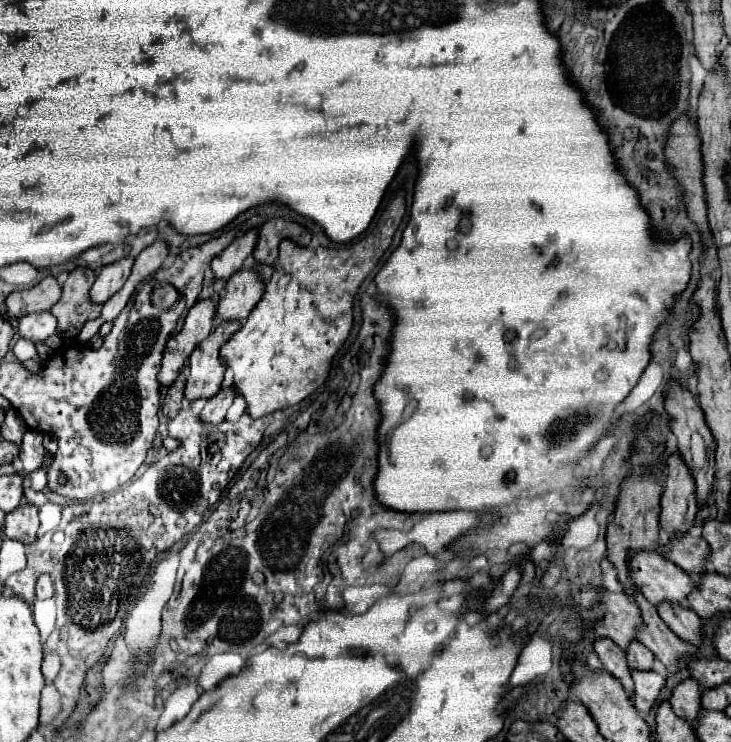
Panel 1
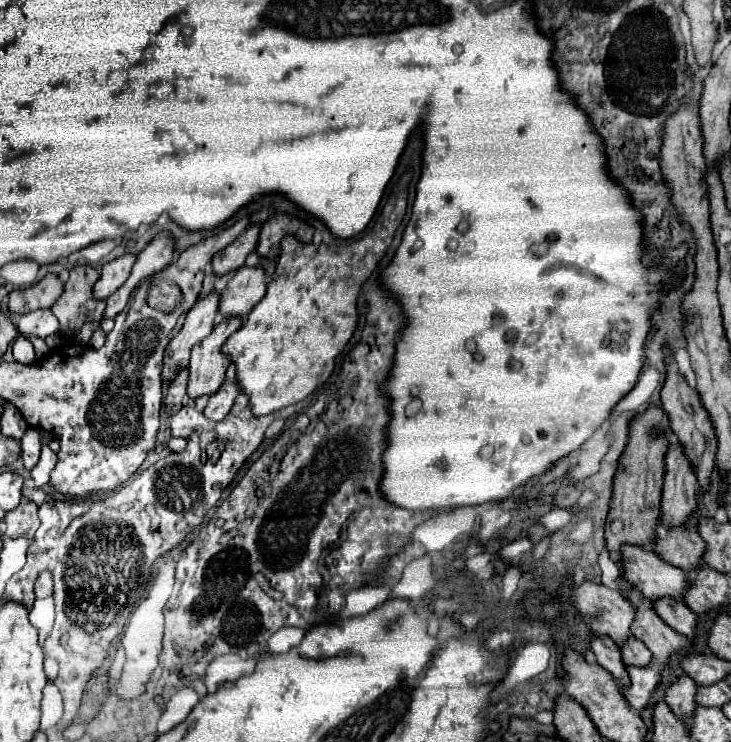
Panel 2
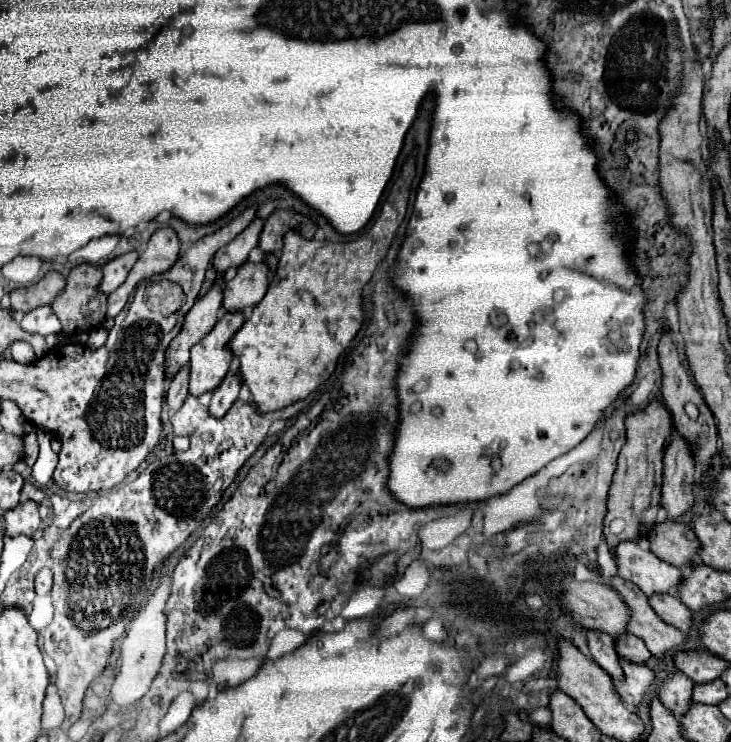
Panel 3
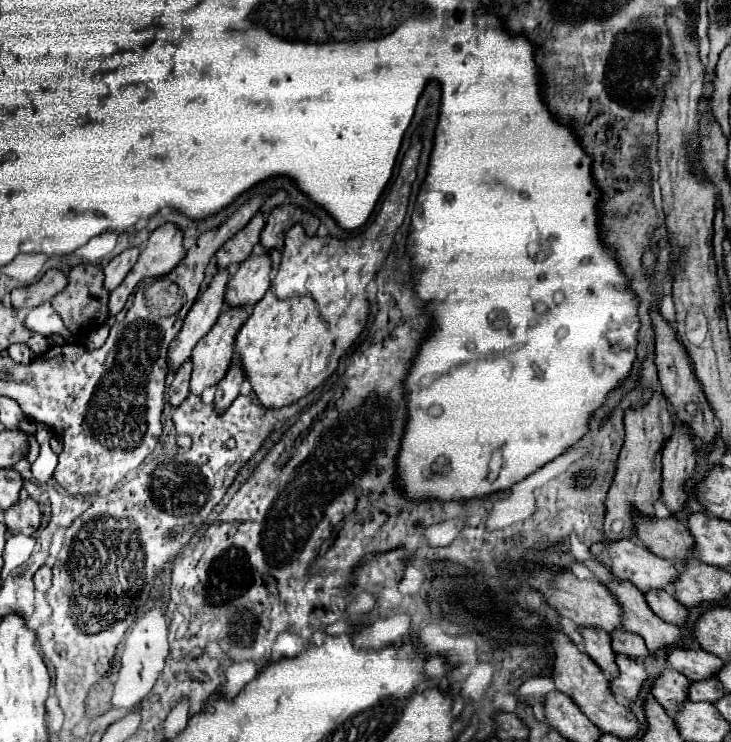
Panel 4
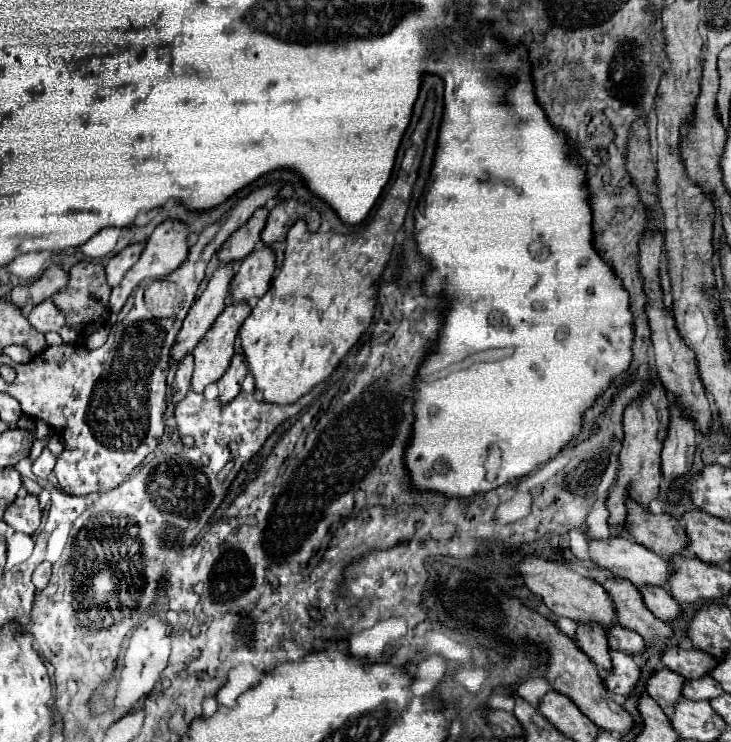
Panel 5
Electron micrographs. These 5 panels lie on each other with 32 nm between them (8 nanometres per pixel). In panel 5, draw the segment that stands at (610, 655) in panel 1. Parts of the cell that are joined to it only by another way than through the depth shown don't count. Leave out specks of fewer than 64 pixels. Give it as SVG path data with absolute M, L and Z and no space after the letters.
M576 624L576 644L580 650L600 668L600 672L610 668L610 656L608 656L608 644L606 644L606 632L598 624Z

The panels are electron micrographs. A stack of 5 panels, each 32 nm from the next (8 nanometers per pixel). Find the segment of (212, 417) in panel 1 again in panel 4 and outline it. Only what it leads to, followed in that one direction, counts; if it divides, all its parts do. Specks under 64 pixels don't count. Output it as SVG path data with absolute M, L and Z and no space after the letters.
M236 362L236 364L232 364L230 366L230 370L226 372L226 376L216 384L216 408L218 408L218 412L222 412L222 410L226 410L230 404L232 404L232 400L240 394L240 386L242 386L242 382L244 382L244 368L242 368L242 364L240 362Z

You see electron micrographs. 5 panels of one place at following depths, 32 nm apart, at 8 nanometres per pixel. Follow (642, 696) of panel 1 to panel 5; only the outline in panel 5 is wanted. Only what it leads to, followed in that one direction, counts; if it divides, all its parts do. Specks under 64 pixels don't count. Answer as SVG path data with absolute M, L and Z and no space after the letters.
M612 650L612 670L604 676L604 686L616 694L630 694L640 678L640 668L632 656Z

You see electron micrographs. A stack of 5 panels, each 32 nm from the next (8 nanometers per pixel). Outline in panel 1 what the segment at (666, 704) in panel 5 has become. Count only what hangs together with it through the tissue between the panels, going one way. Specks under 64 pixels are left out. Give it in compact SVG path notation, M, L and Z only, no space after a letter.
M692 678L682 680L678 686L674 686L670 698L668 698L672 710L676 712L676 716L694 722L698 716L700 706L700 684Z

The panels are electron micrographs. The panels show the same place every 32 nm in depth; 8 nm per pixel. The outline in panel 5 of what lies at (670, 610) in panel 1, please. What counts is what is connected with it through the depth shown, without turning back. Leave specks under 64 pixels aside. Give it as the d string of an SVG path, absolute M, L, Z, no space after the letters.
M644 586L644 588L638 588L640 594L642 594L642 600L646 604L646 608L660 620L670 620L674 618L680 608L678 608L678 602L668 594L668 590L664 586Z

